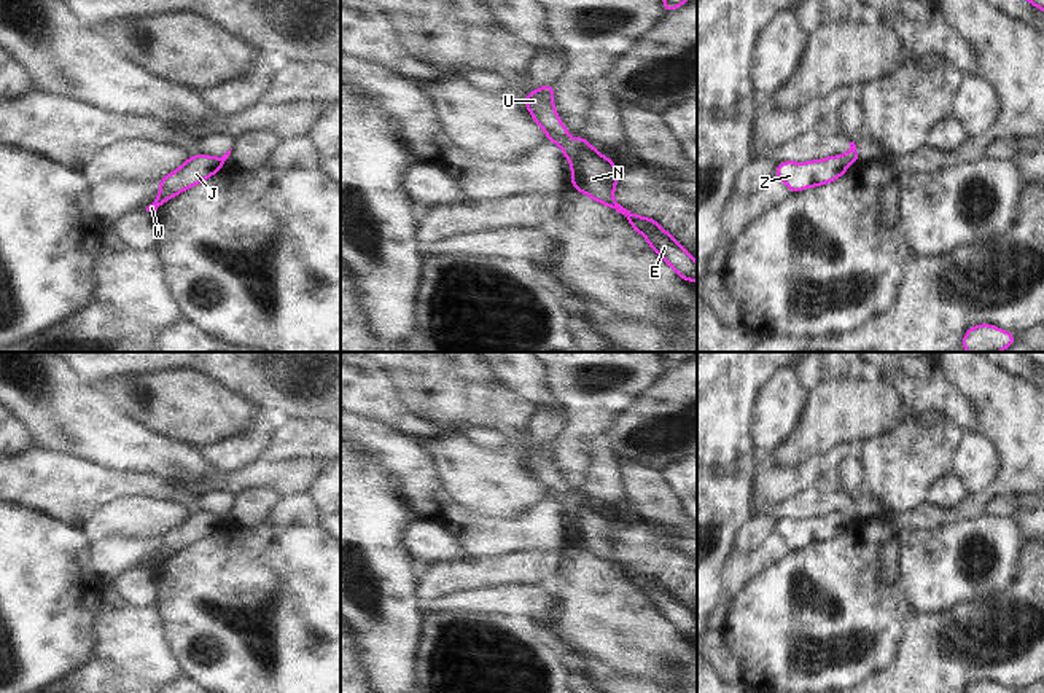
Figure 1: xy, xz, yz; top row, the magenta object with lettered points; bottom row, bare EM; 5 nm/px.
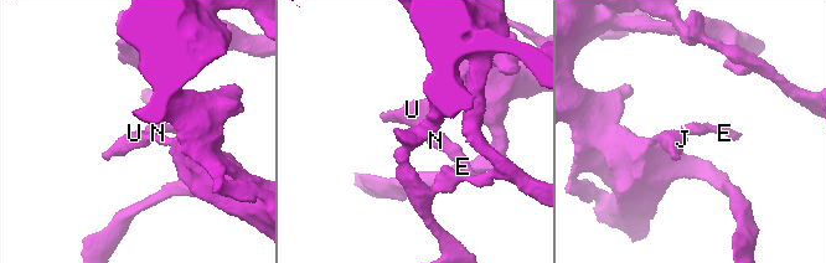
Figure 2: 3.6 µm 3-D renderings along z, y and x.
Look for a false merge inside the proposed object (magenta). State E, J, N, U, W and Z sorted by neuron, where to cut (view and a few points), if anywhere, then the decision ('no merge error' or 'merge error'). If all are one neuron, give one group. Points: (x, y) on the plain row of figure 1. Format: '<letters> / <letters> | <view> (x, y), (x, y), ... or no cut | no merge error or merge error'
E N / J U W Z | xz (568, 493), (559, 502) | merge error

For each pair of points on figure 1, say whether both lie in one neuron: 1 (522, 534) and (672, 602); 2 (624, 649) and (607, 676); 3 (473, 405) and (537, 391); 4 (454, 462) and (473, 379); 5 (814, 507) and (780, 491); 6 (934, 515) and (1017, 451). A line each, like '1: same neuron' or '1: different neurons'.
1: different neurons
2: different neurons
3: different neurons
4: different neurons
5: different neurons
6: same neuron

